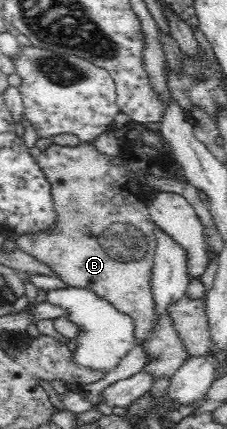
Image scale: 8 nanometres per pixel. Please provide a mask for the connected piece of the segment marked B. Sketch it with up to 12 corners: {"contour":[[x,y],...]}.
{"contour":[[90,142],[33,157],[52,233],[18,248],[153,339],[151,242],[133,203],[110,198]]}

